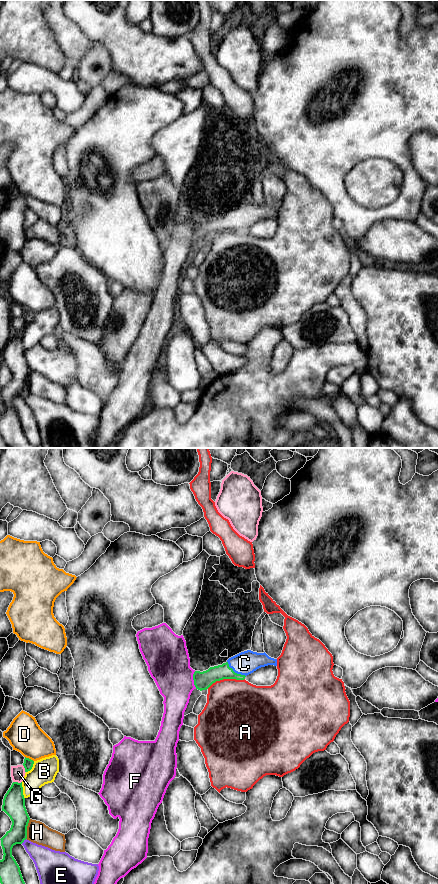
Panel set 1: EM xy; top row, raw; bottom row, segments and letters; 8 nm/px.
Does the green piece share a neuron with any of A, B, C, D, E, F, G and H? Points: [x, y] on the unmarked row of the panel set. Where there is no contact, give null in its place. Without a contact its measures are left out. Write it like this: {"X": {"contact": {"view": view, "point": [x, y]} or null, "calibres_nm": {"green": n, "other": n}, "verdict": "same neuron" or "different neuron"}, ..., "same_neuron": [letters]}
{"A": {"contact": {"view": "xy", "point": [225, 230]}, "calibres_nm": {"green": 140, "other": 440}, "verdict": "different neuron"}, "B": {"contact": {"view": "xy", "point": [22, 342]}, "calibres_nm": {"green": 180, "other": 200}, "verdict": "different neuron"}, "C": {"contact": {"view": "xy", "point": [234, 224]}, "calibres_nm": {"green": 140, "other": 190}, "verdict": "same neuron"}, "D": {"contact": {"view": "xy", "point": [28, 310]}, "calibres_nm": {"green": 80, "other": 280}, "verdict": "different neuron"}, "E": {"contact": {"view": "xy", "point": [23, 393]}, "calibres_nm": {"green": 150, "other": 200}, "verdict": "different neuron"}, "F": {"contact": {"view": "xy", "point": [193, 231]}, "calibres_nm": {"green": 140, "other": 340}, "verdict": "different neuron"}, "G": {"contact": {"view": "xy", "point": [17, 334]}, "calibres_nm": {"green": 180, "other": 110}, "verdict": "different neuron"}, "H": {"contact": {"view": "xy", "point": [26, 381]}, "calibres_nm": {"green": 180, "other": 180}, "verdict": "different neuron"}, "same_neuron": ["C"]}

